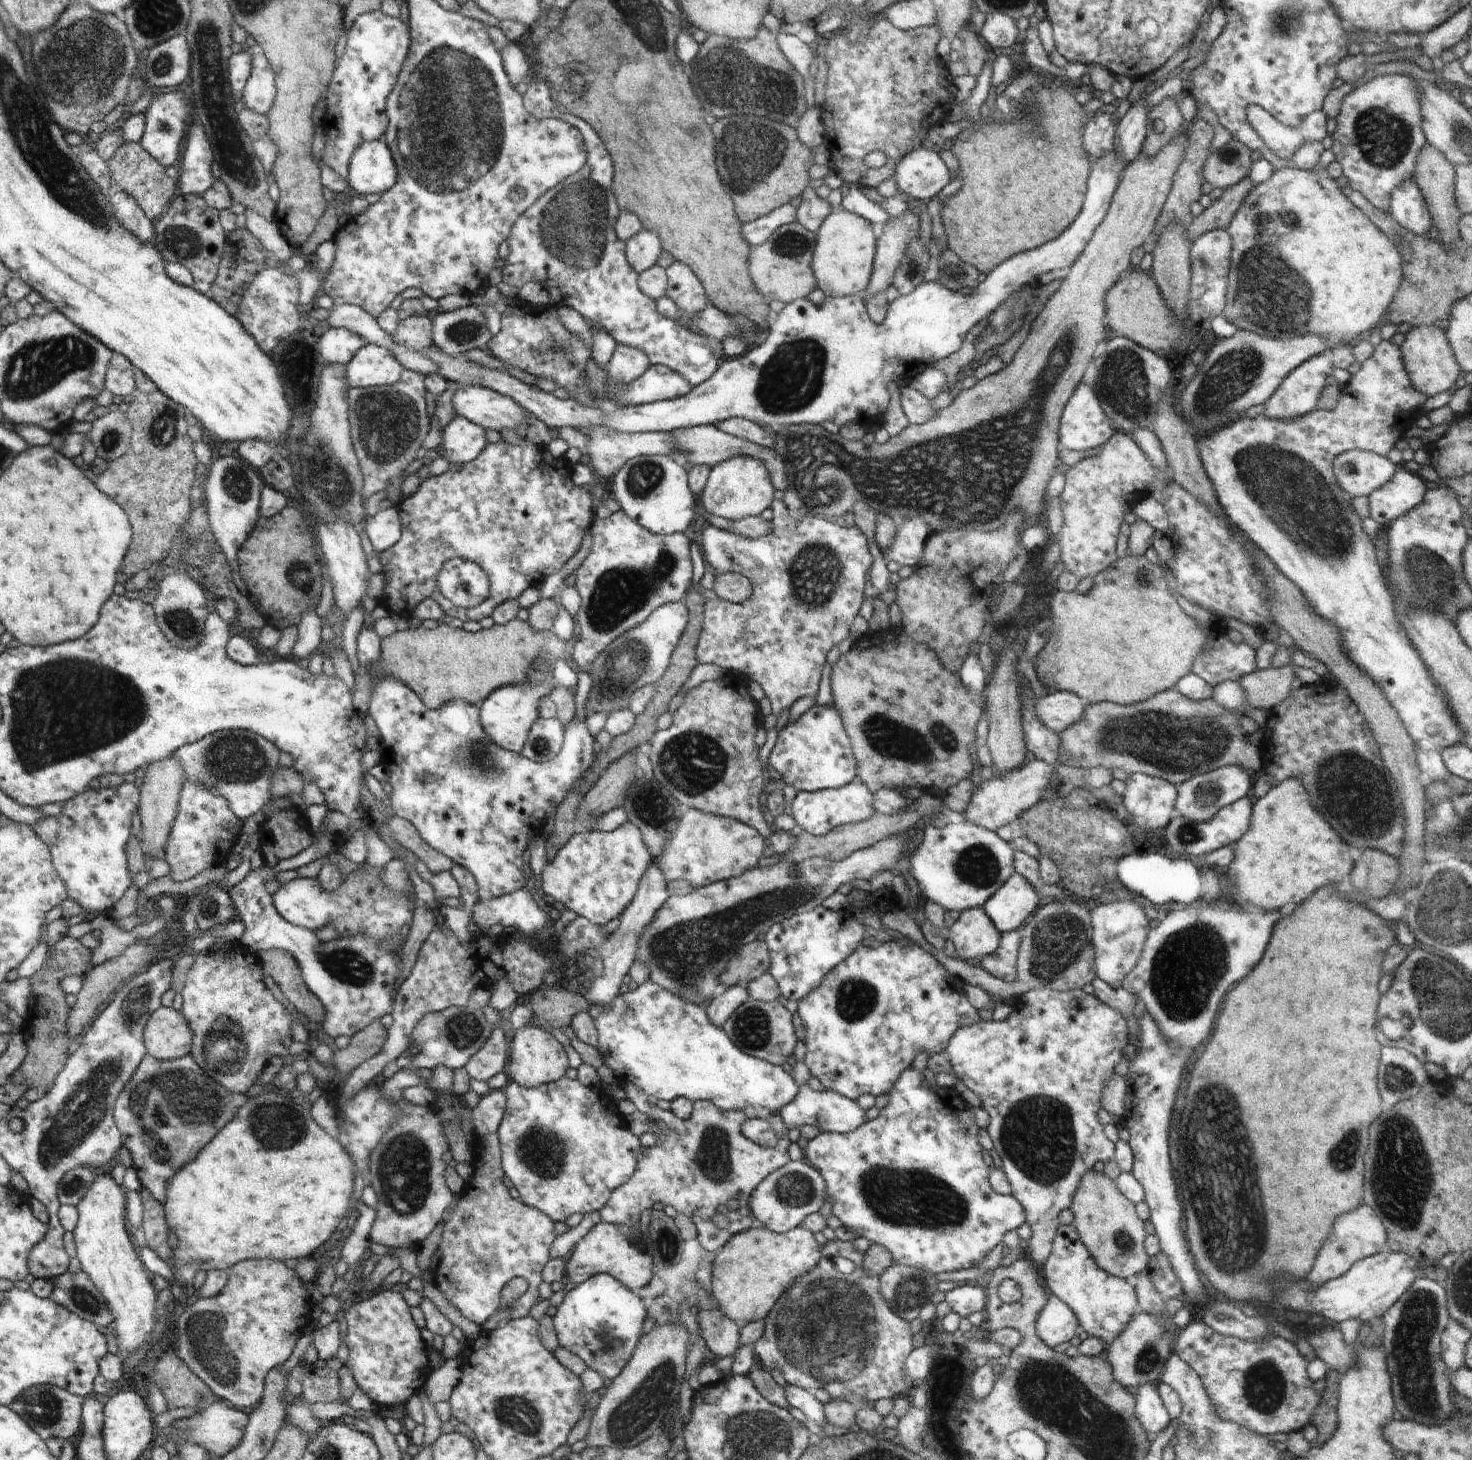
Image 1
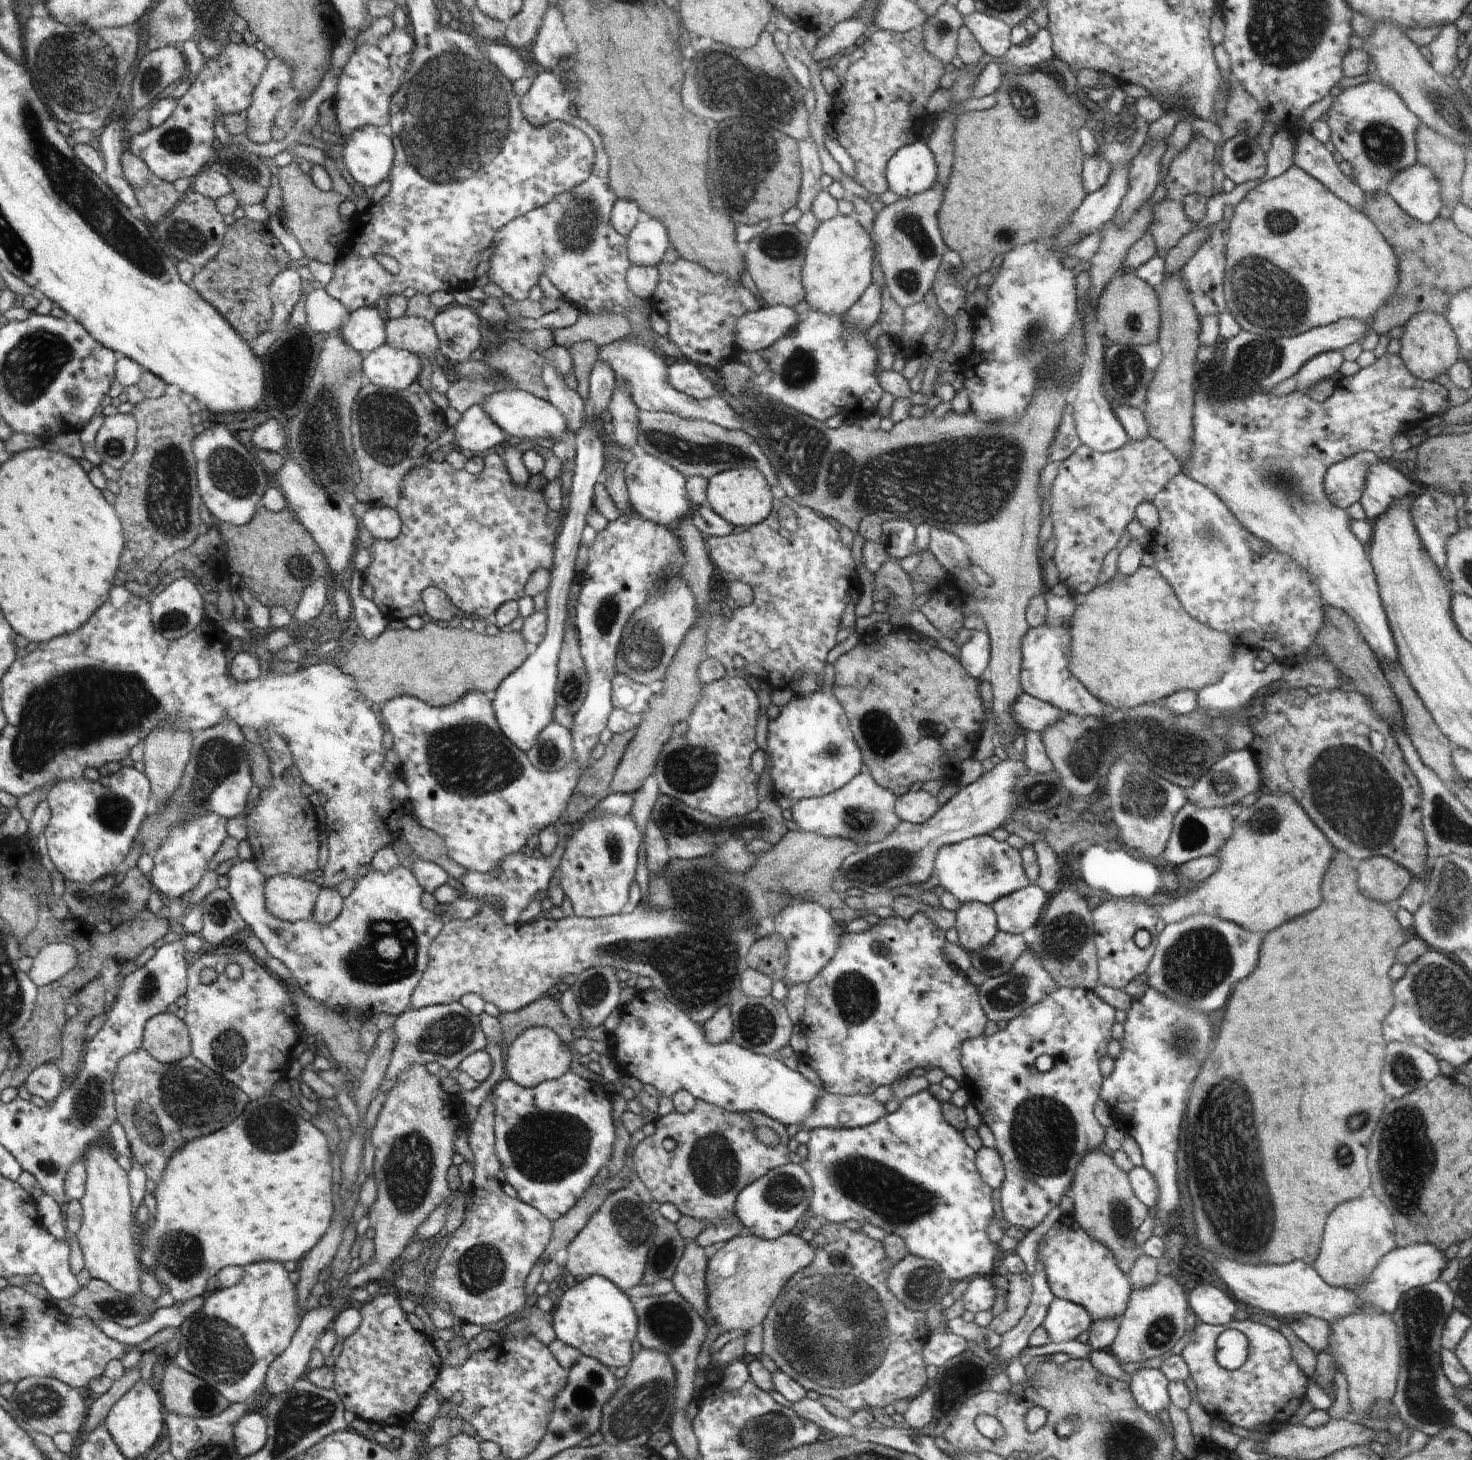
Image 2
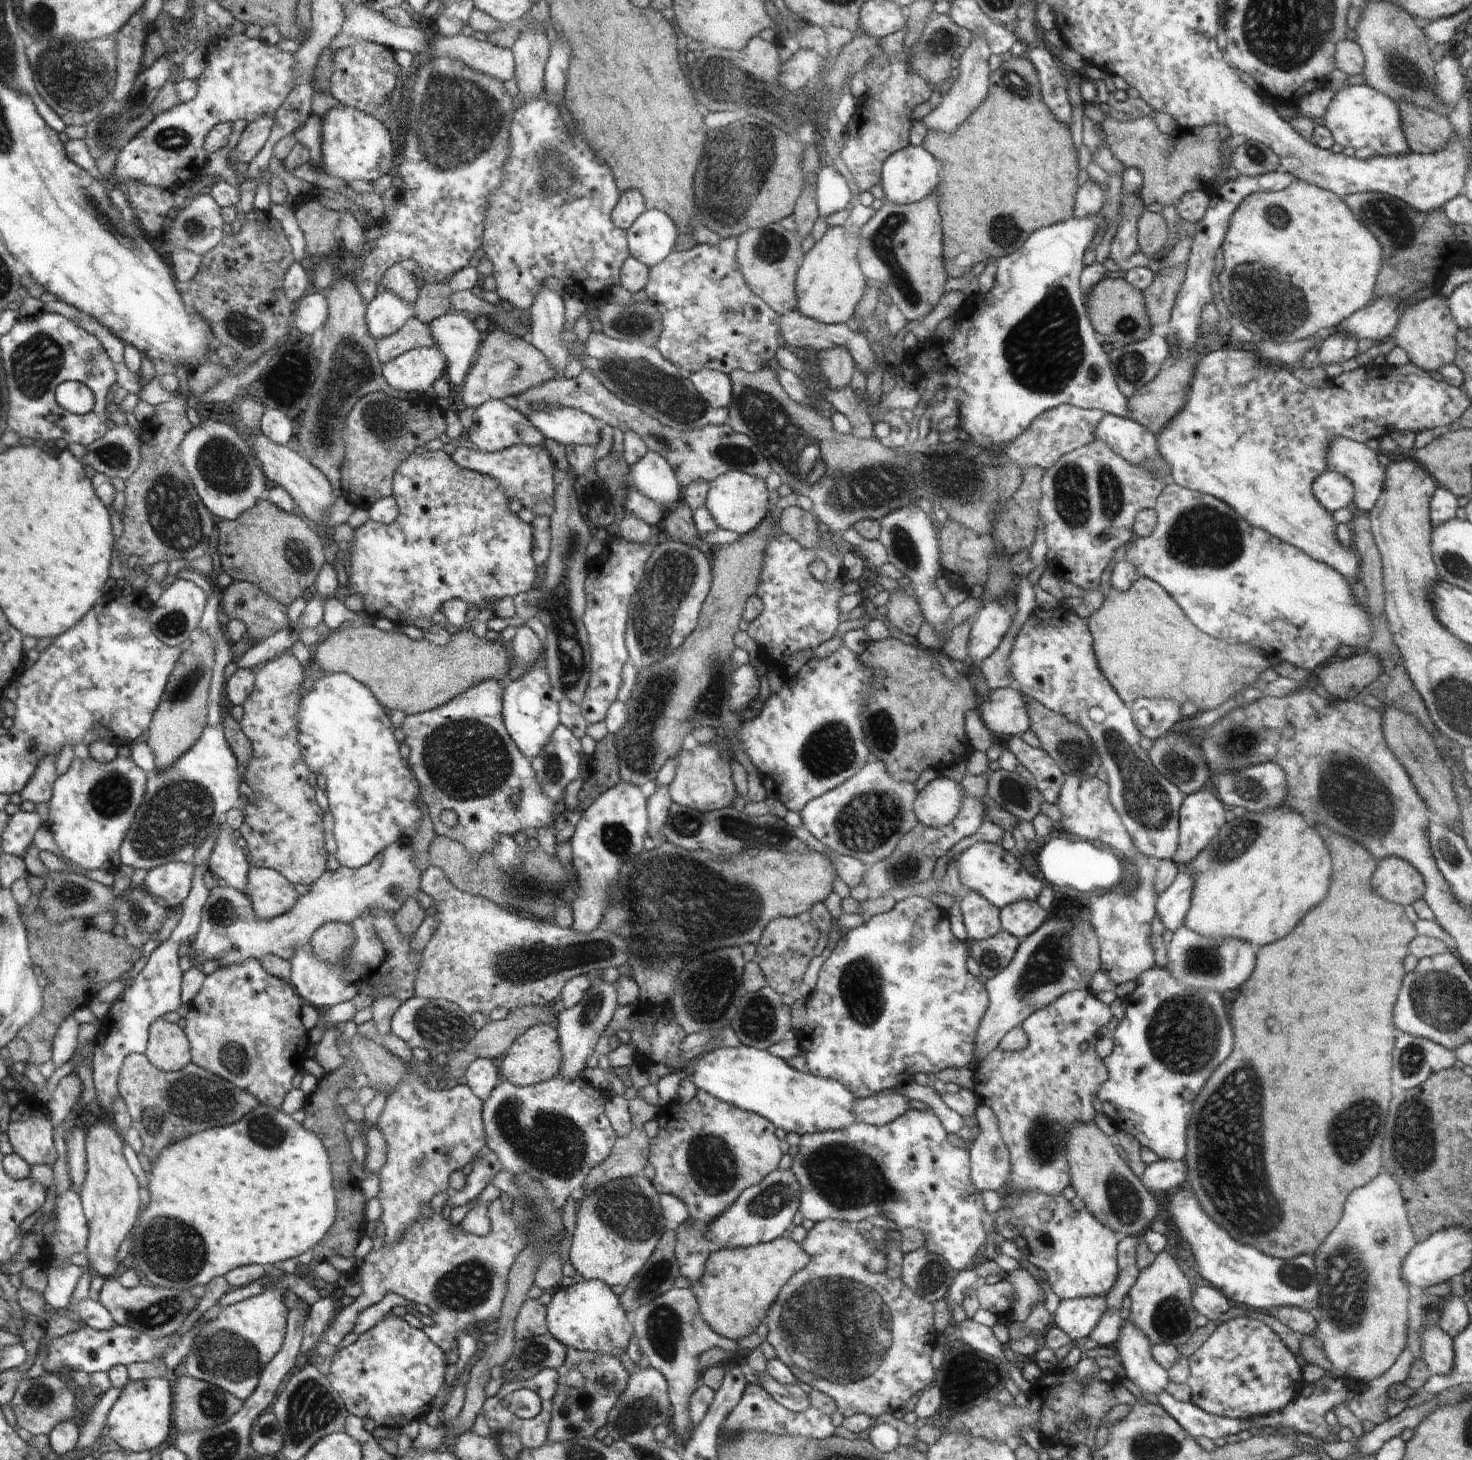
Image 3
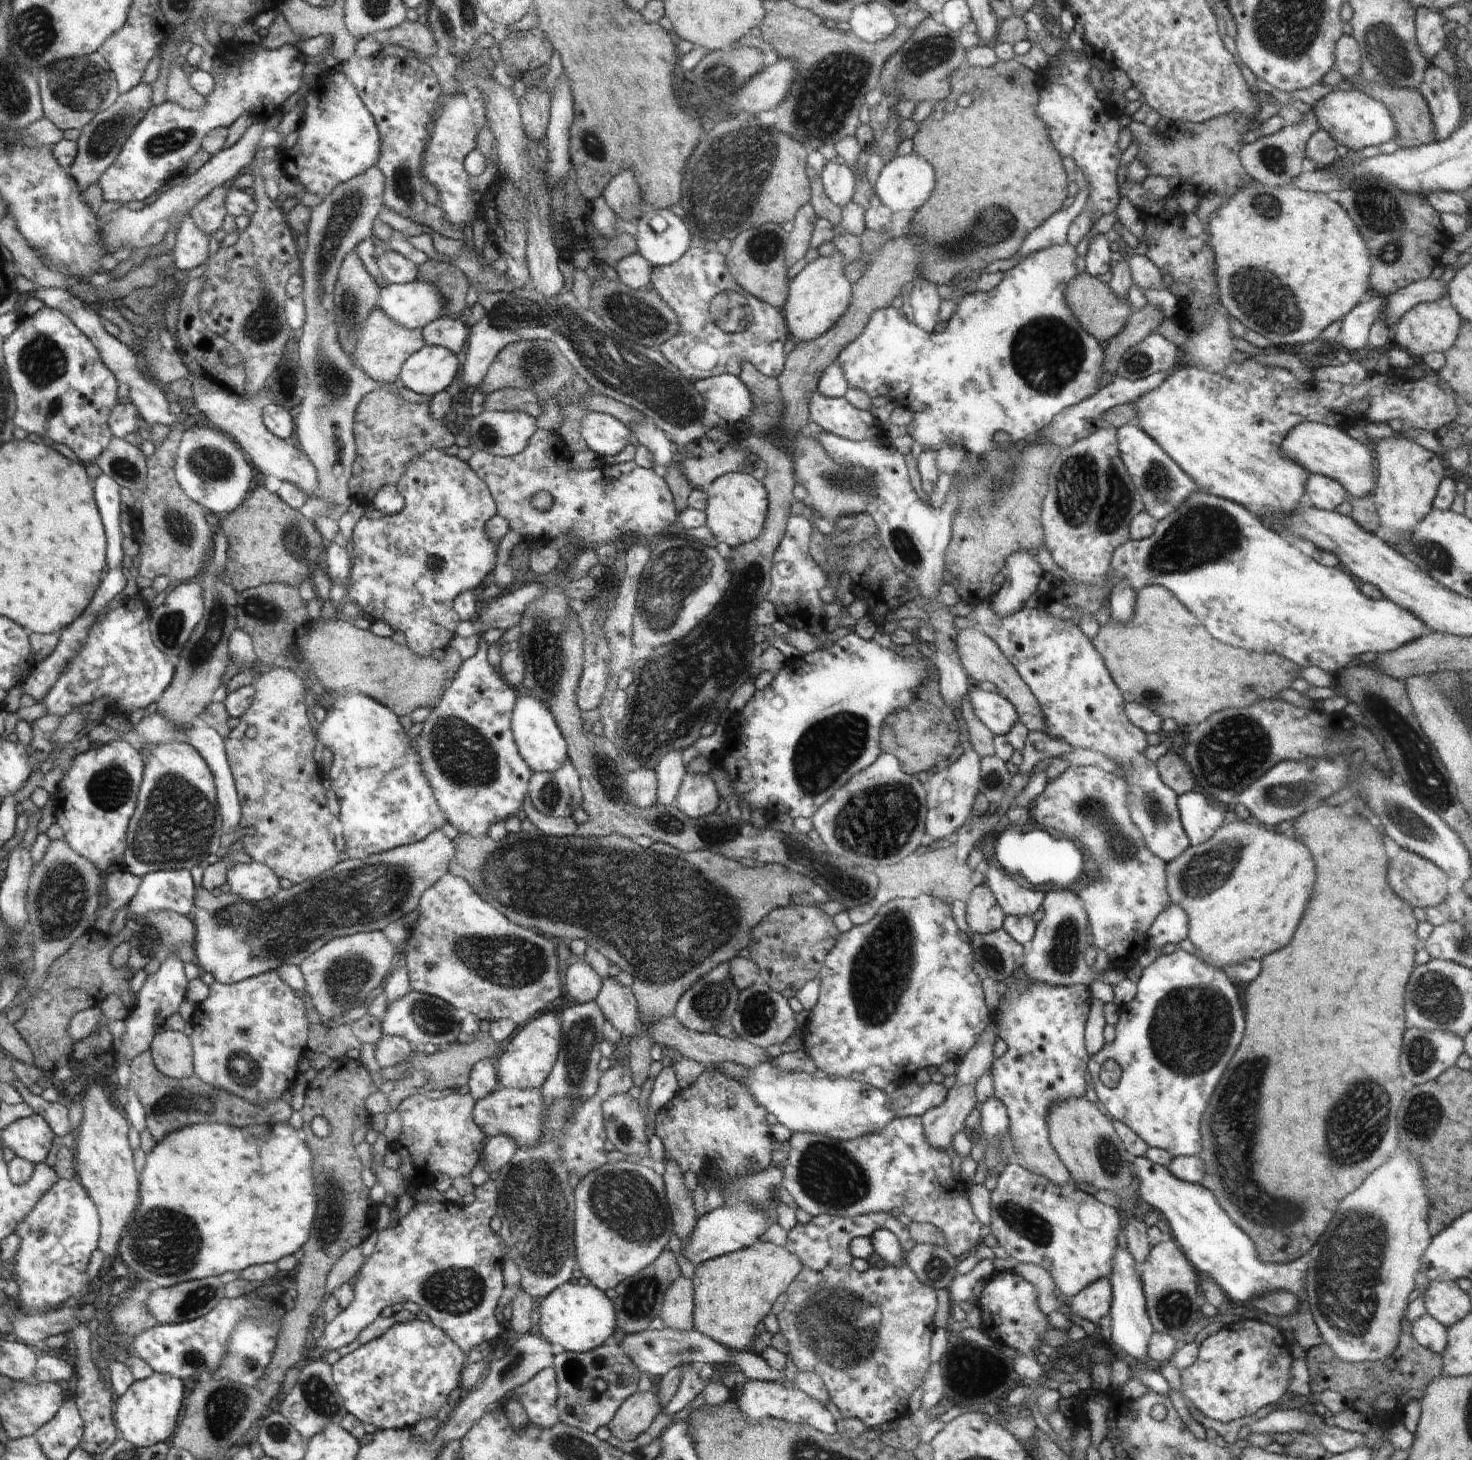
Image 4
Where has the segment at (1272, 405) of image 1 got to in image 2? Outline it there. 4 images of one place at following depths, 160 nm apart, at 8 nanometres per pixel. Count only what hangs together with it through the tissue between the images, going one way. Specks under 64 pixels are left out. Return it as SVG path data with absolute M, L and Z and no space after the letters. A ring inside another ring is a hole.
M1328 351L1313 356L1302 365L1298 373L1296 390L1306 392L1315 382L1328 378L1339 378L1340 366L1344 358L1341 351Z

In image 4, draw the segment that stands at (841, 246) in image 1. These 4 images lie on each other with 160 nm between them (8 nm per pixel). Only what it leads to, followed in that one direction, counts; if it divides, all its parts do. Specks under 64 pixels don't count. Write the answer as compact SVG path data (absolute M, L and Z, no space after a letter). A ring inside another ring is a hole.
M836 250L833 256L821 257L808 263L789 285L789 298L783 313L794 333L795 341L809 341L821 337L846 314L853 298L853 284L844 276L844 256Z

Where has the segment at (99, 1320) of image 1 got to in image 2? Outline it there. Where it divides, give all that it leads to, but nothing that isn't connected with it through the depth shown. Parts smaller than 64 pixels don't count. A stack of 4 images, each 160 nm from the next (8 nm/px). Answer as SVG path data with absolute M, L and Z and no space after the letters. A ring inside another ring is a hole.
M91 1279L71 1301L59 1300L56 1302L56 1307L70 1317L88 1317L94 1322L97 1322L98 1319L111 1320L123 1327L132 1328L150 1321L153 1314L159 1309L156 1299L152 1299L152 1297L146 1292L134 1293L130 1296L128 1293L112 1288L111 1284L103 1280Z

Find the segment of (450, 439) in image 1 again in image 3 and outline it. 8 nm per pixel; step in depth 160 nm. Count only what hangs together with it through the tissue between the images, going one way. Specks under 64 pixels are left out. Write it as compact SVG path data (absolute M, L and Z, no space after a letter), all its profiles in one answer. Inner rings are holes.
M502 399L487 400L476 409L472 425L466 429L465 437L474 442L476 448L487 453L503 451L516 445L538 446L544 444L546 439L541 430L531 425L528 417Z

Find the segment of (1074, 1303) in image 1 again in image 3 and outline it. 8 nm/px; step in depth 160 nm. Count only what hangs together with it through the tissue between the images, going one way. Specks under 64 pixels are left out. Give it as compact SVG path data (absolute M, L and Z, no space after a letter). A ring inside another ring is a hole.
M1014 1189L1000 1196L1003 1207L995 1212L995 1227L1005 1238L1012 1240L1036 1268L1045 1272L1051 1290L1062 1299L1088 1298L1104 1295L1118 1278L1117 1244L1125 1237L1085 1209L1075 1210L1062 1193L1049 1195L1039 1190Z

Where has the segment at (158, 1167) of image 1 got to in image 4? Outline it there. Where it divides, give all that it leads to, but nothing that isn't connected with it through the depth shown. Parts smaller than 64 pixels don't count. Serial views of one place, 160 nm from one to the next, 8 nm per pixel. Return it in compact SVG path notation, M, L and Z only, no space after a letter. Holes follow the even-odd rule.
M150 1050L138 1053L131 1062L131 1077L128 1081L128 1089L132 1089L140 1098L146 1113L146 1124L154 1140L156 1142L162 1140L164 1136L172 1133L173 1130L181 1127L189 1127L197 1124L206 1123L226 1123L237 1127L249 1127L252 1125L261 1125L264 1123L288 1123L290 1115L293 1112L291 1102L267 1102L256 1106L254 1103L249 1103L246 1099L230 1094L228 1091L224 1092L210 1086L204 1082L198 1075L194 1074L185 1079L171 1079L169 1076L162 1074L157 1069L156 1063L153 1061L153 1055Z

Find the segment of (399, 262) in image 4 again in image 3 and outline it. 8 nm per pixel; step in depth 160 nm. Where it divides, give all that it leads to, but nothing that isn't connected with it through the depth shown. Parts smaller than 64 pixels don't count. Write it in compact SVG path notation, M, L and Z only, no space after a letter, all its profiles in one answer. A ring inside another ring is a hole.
M393 265L381 278L386 291L394 293L407 303L414 303L421 286L420 272L408 271L402 265Z

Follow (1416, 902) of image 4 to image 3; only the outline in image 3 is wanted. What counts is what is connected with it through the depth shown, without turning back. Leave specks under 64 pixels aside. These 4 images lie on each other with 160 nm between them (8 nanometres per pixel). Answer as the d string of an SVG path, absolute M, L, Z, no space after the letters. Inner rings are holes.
M1388 857L1378 860L1372 888L1382 898L1405 907L1423 899L1427 886L1422 874L1406 859Z

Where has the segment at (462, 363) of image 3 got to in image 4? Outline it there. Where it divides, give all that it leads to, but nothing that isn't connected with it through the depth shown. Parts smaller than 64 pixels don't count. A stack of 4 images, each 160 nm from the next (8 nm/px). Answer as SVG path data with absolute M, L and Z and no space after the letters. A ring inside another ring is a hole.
M448 316L432 321L421 331L425 345L443 346L450 349L454 354L458 354L464 348L466 340L469 340L466 326Z

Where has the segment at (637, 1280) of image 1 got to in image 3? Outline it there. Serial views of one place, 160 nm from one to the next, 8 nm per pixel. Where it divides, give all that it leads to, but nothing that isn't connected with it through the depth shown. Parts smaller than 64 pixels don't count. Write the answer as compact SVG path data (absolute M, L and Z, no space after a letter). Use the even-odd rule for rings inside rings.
M642 1174L609 1180L590 1189L579 1202L569 1262L586 1280L598 1279L609 1287L626 1286L656 1252L668 1220L662 1216L660 1192Z

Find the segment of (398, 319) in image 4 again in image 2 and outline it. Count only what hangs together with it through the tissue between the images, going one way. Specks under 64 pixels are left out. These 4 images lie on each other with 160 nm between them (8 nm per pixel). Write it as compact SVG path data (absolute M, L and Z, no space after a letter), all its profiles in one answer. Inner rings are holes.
M369 306L346 312L340 330L347 343L364 358L386 344L385 322L376 306Z

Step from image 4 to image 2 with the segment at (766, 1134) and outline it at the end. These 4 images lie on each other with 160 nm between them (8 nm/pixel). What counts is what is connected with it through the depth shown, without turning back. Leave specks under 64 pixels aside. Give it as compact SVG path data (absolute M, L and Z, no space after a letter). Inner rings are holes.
M696 1099L695 1101L696 1104L689 1113L679 1113L674 1110L666 1116L658 1116L656 1122L654 1122L656 1127L654 1134L645 1137L638 1143L634 1152L632 1152L632 1162L634 1162L634 1168L636 1169L636 1173L640 1180L642 1180L646 1185L646 1188L651 1192L654 1200L654 1206L658 1206L663 1202L672 1202L682 1215L695 1218L699 1221L704 1221L705 1223L712 1222L712 1224L706 1223L703 1231L694 1240L696 1244L701 1247L705 1247L710 1246L711 1244L716 1244L716 1242L718 1242L718 1244L720 1244L720 1242L726 1242L733 1238L733 1236L738 1232L743 1232L744 1226L739 1222L735 1212L737 1197L740 1196L740 1192L745 1188L745 1186L752 1185L754 1181L757 1181L760 1177L764 1177L766 1173L770 1172L770 1170L777 1169L778 1167L784 1166L788 1163L788 1148L786 1148L786 1145L790 1138L787 1132L788 1127L784 1123L778 1122L776 1119L770 1118L764 1113L757 1113L756 1111L731 1113L730 1111L724 1110L722 1107L716 1106L714 1103L709 1103L702 1099ZM759 1126L768 1126L768 1128L774 1130L776 1134L779 1134L780 1142L775 1146L768 1146L764 1144L764 1142L760 1141L756 1135L756 1128Z

